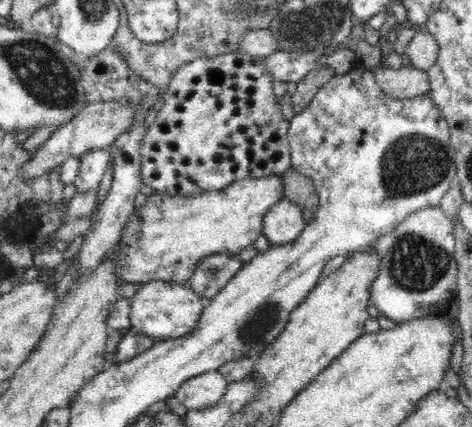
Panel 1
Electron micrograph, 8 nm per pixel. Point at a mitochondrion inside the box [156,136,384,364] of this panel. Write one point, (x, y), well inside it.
(257, 327)

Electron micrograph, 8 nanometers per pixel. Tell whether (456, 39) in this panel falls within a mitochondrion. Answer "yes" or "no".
no

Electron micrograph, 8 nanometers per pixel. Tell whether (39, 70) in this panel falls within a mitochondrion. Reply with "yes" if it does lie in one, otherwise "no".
yes

